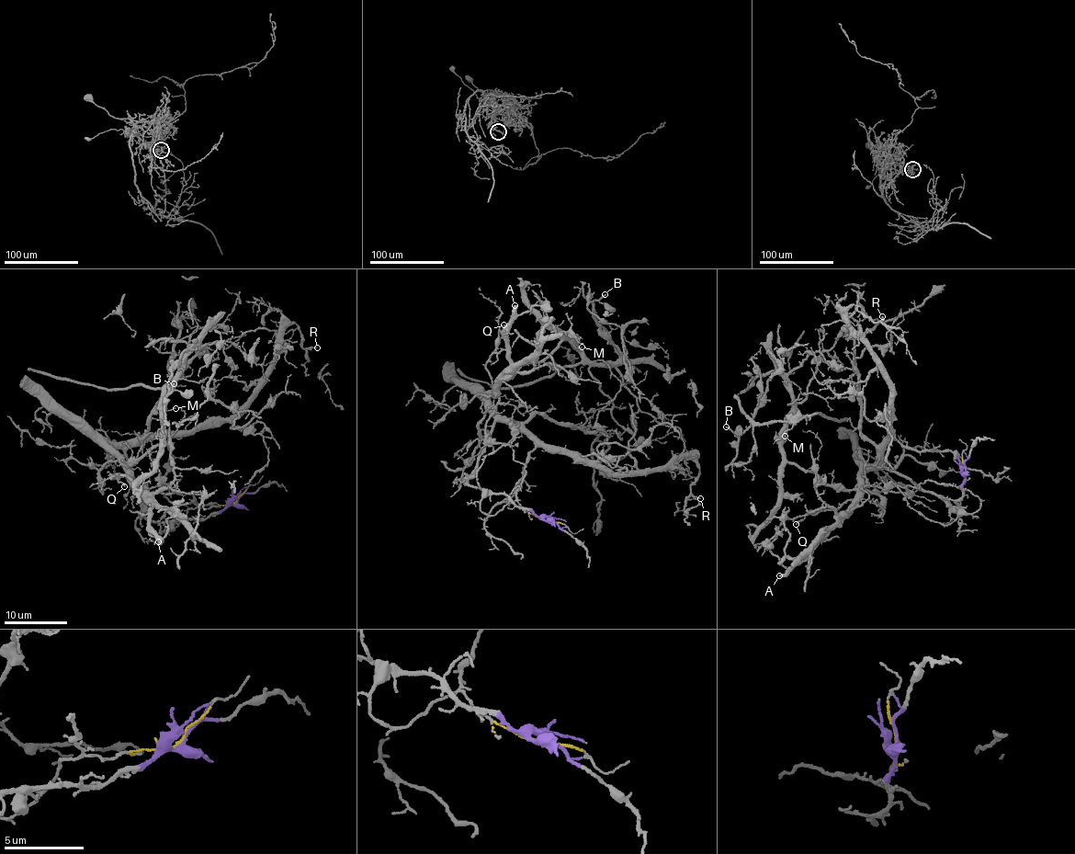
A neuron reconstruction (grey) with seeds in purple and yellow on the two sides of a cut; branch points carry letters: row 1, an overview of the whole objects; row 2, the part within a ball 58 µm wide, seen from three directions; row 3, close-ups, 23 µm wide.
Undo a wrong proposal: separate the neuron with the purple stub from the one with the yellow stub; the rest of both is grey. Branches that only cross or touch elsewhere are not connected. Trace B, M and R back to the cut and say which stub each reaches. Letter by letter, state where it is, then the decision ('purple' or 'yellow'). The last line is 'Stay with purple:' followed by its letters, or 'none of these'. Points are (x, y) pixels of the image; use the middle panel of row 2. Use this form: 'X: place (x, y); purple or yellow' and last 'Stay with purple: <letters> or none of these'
B: place (605, 294); yellow
M: place (582, 347); yellow
R: place (700, 498); purple
Stay with purple: R

